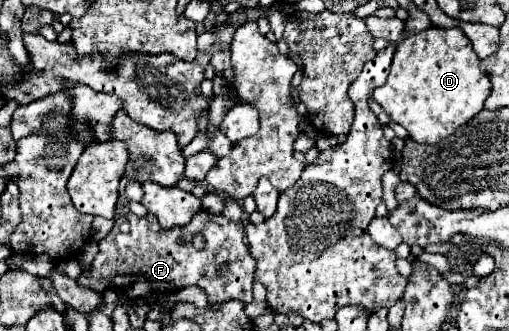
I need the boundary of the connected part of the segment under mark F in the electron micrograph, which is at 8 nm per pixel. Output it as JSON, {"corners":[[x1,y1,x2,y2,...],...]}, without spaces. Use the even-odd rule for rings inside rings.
{"corners":[[198,211,192,221,184,227,172,227,172,231,164,231,154,215,144,215,136,217,134,213,128,213,124,217,114,219,112,231,100,241,100,251,96,259,90,263,90,269,84,271,78,277,80,287,88,287,92,291,104,293,106,289,116,289,122,291,122,295,130,303,142,303,148,297,172,293,190,285,196,285,206,291,208,303,218,303,218,301,228,301,228,299,238,299,242,303,252,303,252,275,256,271,256,261,250,257,250,251,244,243,244,225,240,221,230,221,224,215,212,215,208,211],[202,233,206,245,204,249,196,249,192,245,192,237],[222,265,228,265,230,271,226,275,220,275,218,269]]}

